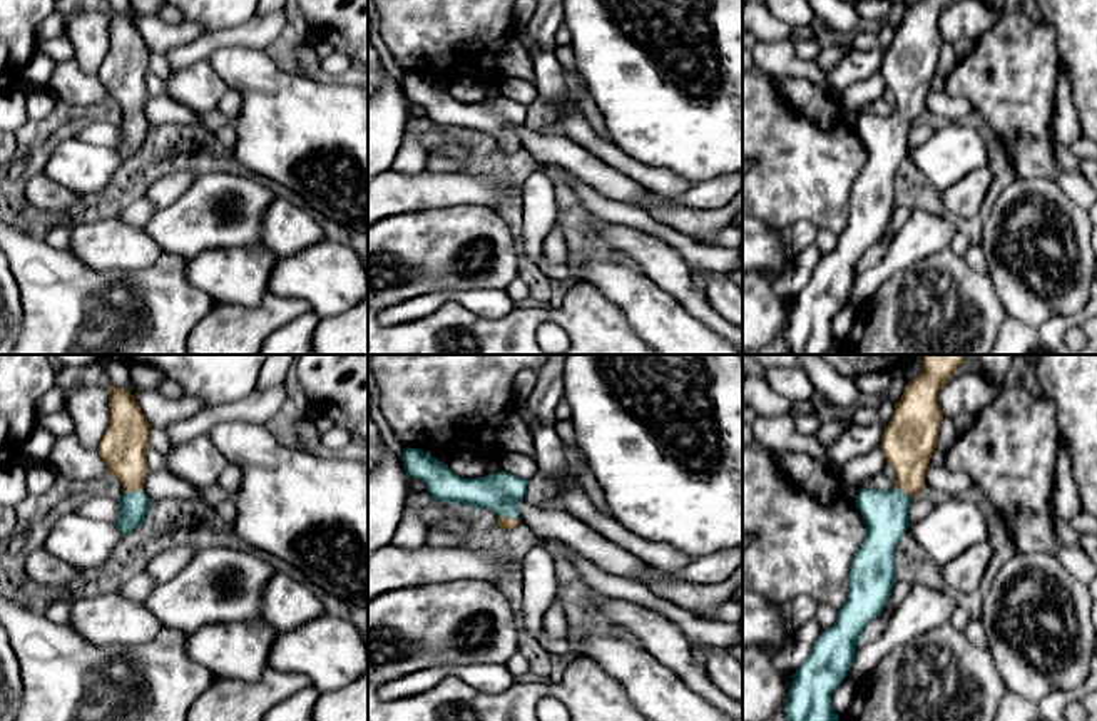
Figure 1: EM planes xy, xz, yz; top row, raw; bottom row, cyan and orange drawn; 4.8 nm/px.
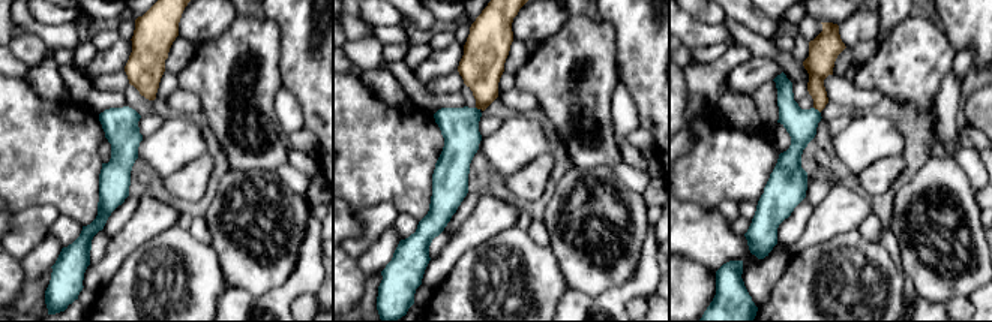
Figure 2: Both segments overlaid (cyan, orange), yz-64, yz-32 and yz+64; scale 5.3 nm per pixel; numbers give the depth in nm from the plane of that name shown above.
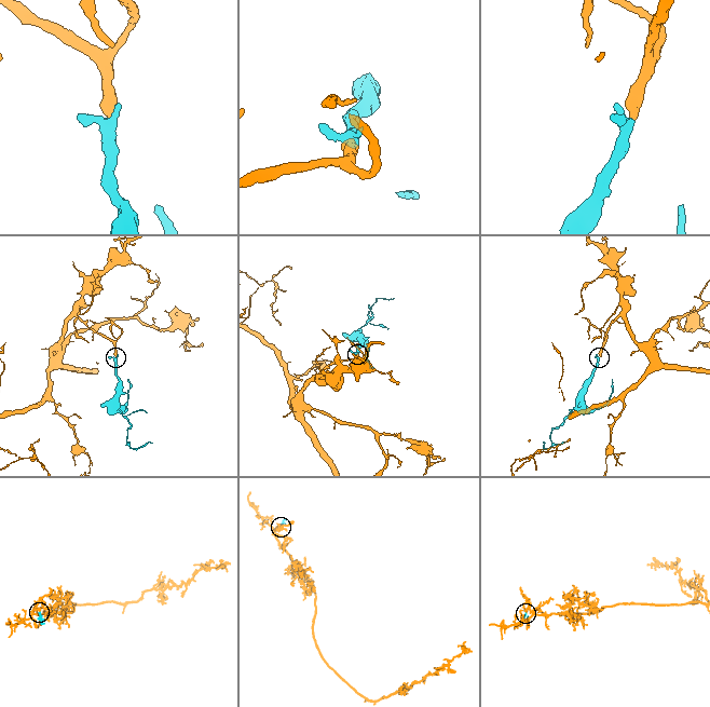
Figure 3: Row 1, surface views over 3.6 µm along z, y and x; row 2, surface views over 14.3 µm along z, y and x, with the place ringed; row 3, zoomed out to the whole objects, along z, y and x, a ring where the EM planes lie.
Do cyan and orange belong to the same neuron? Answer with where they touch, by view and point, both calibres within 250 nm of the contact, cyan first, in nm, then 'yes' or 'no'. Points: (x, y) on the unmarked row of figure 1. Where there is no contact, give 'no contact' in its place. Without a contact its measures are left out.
contact xz (509, 141); calibres 200 and 60 nm; yes

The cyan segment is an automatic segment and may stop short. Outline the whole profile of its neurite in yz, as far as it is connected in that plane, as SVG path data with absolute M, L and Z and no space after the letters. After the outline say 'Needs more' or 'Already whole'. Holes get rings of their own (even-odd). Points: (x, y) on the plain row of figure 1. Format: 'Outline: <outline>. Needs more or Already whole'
Outline: M918 0L908 7L903 20L895 28L895 37L880 69L886 87L895 94L896 105L891 115L861 114L856 120L856 134L866 149L866 161L851 187L848 224L838 236L831 253L821 256L808 284L791 301L793 308L786 326L788 355L828 355L838 351L831 321L856 281L863 254L883 238L883 233L895 211L895 174L905 156L910 152L908 132L925 110L925 99L936 74L943 38L940 17L953 0Z. Needs more

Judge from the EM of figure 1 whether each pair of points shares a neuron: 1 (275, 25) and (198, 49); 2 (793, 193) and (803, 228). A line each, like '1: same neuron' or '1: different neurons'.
1: same neuron
2: different neurons

